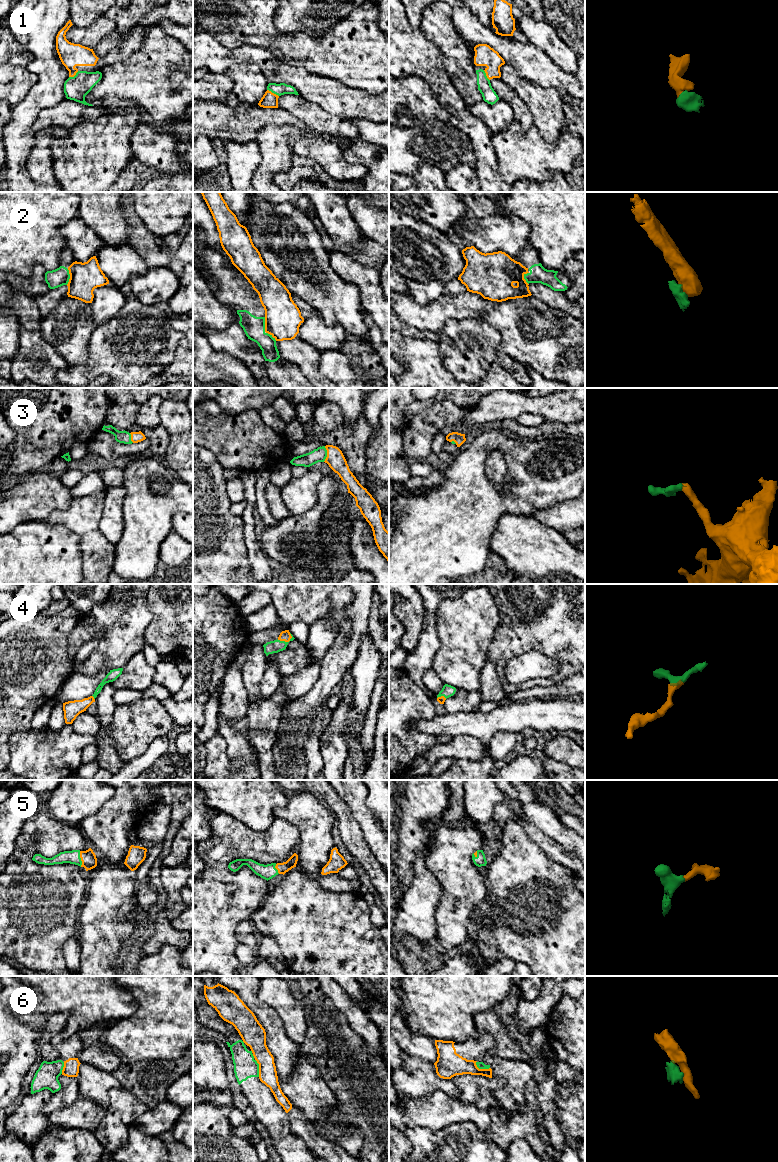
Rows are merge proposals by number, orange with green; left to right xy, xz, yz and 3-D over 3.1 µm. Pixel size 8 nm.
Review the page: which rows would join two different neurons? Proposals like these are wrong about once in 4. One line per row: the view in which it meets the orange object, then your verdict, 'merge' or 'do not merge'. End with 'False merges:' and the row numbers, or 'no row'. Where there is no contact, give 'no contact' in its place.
1: meets orange in xz; merge
2: meets orange in xz; do not merge
3: meets orange in xz; merge
4: meets orange in xz; merge
5: meets orange in xy; merge
6: meets orange in yz; do not merge
False merges: 2, 6

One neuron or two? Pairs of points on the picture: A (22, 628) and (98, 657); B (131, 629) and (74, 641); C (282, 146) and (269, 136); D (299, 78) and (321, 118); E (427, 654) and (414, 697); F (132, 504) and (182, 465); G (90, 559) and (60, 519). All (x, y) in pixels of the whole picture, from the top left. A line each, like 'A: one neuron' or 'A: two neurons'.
A: two neurons
B: one neuron
C: one neuron
D: two neurons
E: two neurons
F: two neurons
G: one neuron

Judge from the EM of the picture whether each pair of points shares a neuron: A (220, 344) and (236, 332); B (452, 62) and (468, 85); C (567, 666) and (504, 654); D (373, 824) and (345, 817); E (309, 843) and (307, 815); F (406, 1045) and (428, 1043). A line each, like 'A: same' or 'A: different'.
A: same
B: same
C: same
D: different
E: same
F: same

